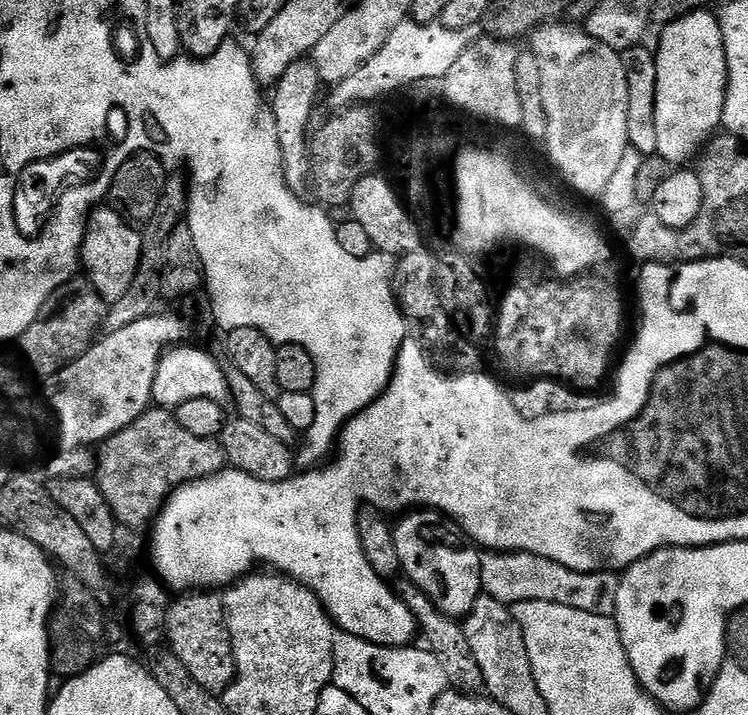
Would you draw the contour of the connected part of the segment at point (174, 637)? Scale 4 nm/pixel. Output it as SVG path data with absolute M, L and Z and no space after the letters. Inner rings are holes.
M196 590L184 594L168 609L164 623L167 647L190 670L190 678L208 692L222 694L234 682L236 663L230 642L228 627L224 621L224 601L208 590Z

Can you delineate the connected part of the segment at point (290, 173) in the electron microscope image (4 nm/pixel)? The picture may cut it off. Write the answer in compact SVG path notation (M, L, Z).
M309 59L296 60L286 70L279 82L274 86L274 98L270 114L275 129L278 130L279 148L282 150L284 181L292 192L300 194L307 189L311 179L311 155L308 124L312 116L312 110L316 102L318 88L322 81L317 72L316 65Z

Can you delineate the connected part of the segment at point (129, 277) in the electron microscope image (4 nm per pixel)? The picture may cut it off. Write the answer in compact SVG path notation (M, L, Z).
M97 206L91 209L84 225L80 263L83 275L105 302L122 298L122 294L130 290L143 249L143 235L127 220L122 219L111 206Z

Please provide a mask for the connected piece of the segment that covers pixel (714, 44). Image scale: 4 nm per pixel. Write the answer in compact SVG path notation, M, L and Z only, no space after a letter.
M708 10L679 16L671 24L663 25L661 32L664 33L660 36L660 45L654 48L658 70L654 118L654 126L658 126L656 155L667 164L684 166L713 139L715 128L721 127L728 93L726 46L722 42L720 21Z

